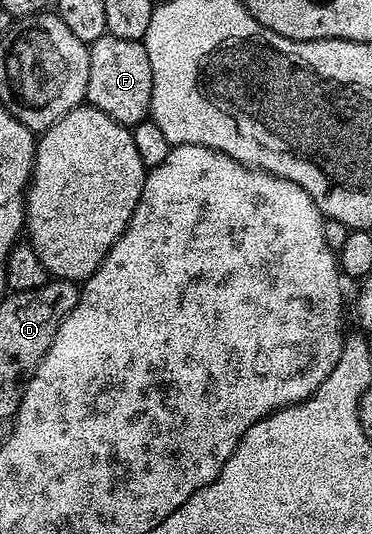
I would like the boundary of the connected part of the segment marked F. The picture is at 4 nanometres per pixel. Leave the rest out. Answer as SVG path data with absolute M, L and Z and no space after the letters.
M105 35L89 45L88 90L85 103L99 108L116 122L133 126L147 119L152 102L152 62L148 62L148 50L140 40L125 40Z

